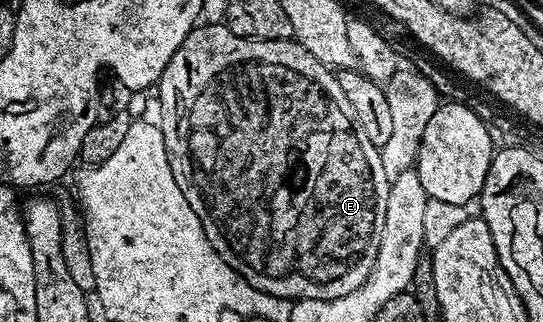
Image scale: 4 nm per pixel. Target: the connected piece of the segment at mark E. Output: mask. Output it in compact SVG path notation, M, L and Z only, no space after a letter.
M204 23L193 27L186 41L178 45L174 57L170 57L158 84L159 91L158 126L166 141L170 173L174 173L178 189L186 193L190 209L198 213L198 221L202 221L202 229L210 245L214 245L218 257L222 257L226 265L250 281L254 289L289 301L346 297L366 281L374 265L374 257L378 257L390 181L386 177L386 169L382 169L380 148L370 141L370 137L366 137L366 129L362 129L362 121L356 119L354 108L350 101L346 101L346 93L342 93L342 85L333 68L318 61L314 53L292 39L244 39L224 23Z

